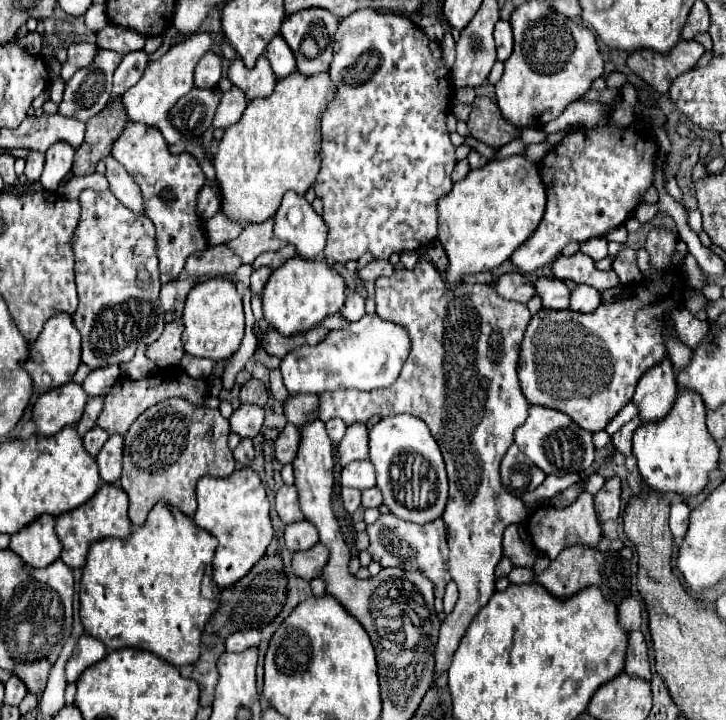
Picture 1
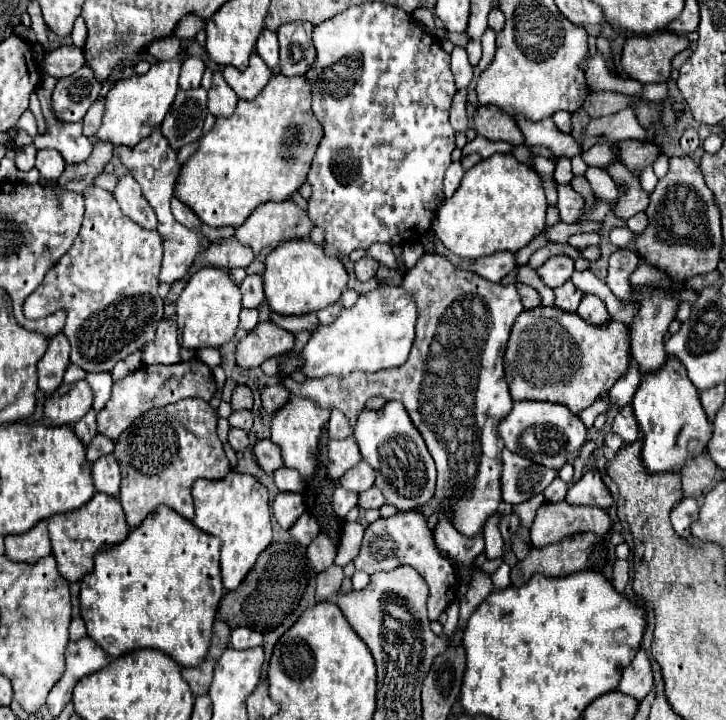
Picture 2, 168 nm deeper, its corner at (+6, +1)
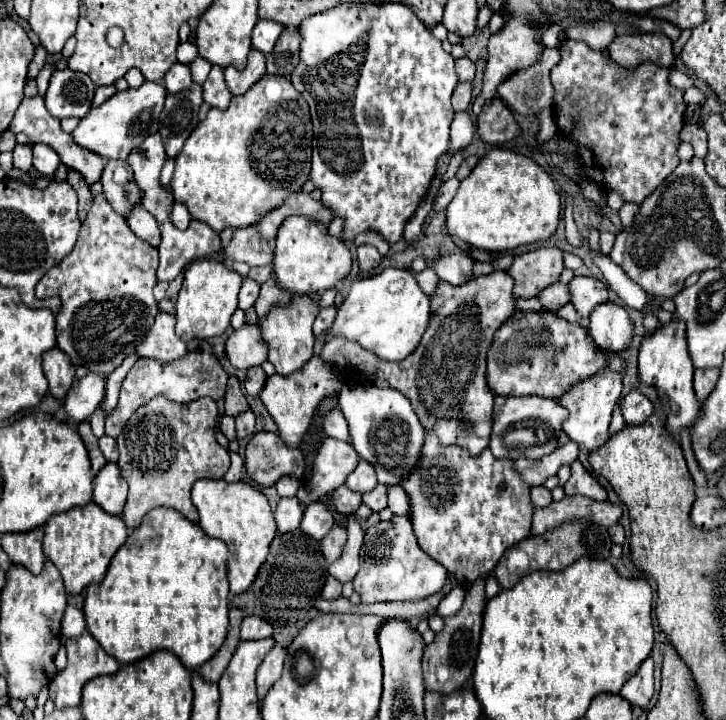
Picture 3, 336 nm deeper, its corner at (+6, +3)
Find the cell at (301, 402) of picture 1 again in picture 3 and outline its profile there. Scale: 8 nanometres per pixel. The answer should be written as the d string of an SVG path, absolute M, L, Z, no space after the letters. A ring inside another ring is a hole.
M256 366L256 368L250 368L250 370L248 370L248 378L246 378L246 384L244 384L246 392L248 392L250 396L258 398L258 396L260 396L260 392L264 390L266 378L268 378L268 376L264 374L264 370L262 370L260 366Z

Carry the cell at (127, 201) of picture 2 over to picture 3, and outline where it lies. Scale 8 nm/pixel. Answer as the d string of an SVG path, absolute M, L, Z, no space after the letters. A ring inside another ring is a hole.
M134 204L134 208L128 212L126 222L130 226L130 230L138 236L144 238L146 242L150 242L152 246L158 246L160 242L160 228L158 222L154 220L154 216L142 206L142 204Z

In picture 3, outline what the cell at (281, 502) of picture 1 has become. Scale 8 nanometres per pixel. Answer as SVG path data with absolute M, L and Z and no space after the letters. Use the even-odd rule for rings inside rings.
M280 498L278 508L276 508L276 526L278 532L294 532L300 526L302 514L304 514L304 504L298 498Z

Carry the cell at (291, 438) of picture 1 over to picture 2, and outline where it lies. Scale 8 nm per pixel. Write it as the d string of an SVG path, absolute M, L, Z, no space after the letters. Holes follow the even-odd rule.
M266 438L266 440L258 440L258 442L254 444L252 456L254 456L254 460L258 462L258 466L260 466L264 472L268 472L268 474L272 474L272 472L276 472L278 468L284 466L282 456L280 456L280 448L278 448L272 440L268 440L268 438Z

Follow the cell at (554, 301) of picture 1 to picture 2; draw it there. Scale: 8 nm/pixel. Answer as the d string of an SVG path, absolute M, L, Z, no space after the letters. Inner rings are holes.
M568 280L560 288L556 288L554 294L556 294L556 308L560 308L564 312L576 312L578 310L578 304L580 304L580 300L584 296L584 292L578 290L572 284L572 280Z

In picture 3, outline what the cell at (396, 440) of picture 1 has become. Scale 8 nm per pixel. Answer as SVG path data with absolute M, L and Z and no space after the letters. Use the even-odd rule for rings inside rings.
M358 384L344 386L338 396L338 404L350 424L350 440L354 448L364 460L374 464L378 484L400 486L420 462L426 440L426 430L410 408L410 400L392 388Z

